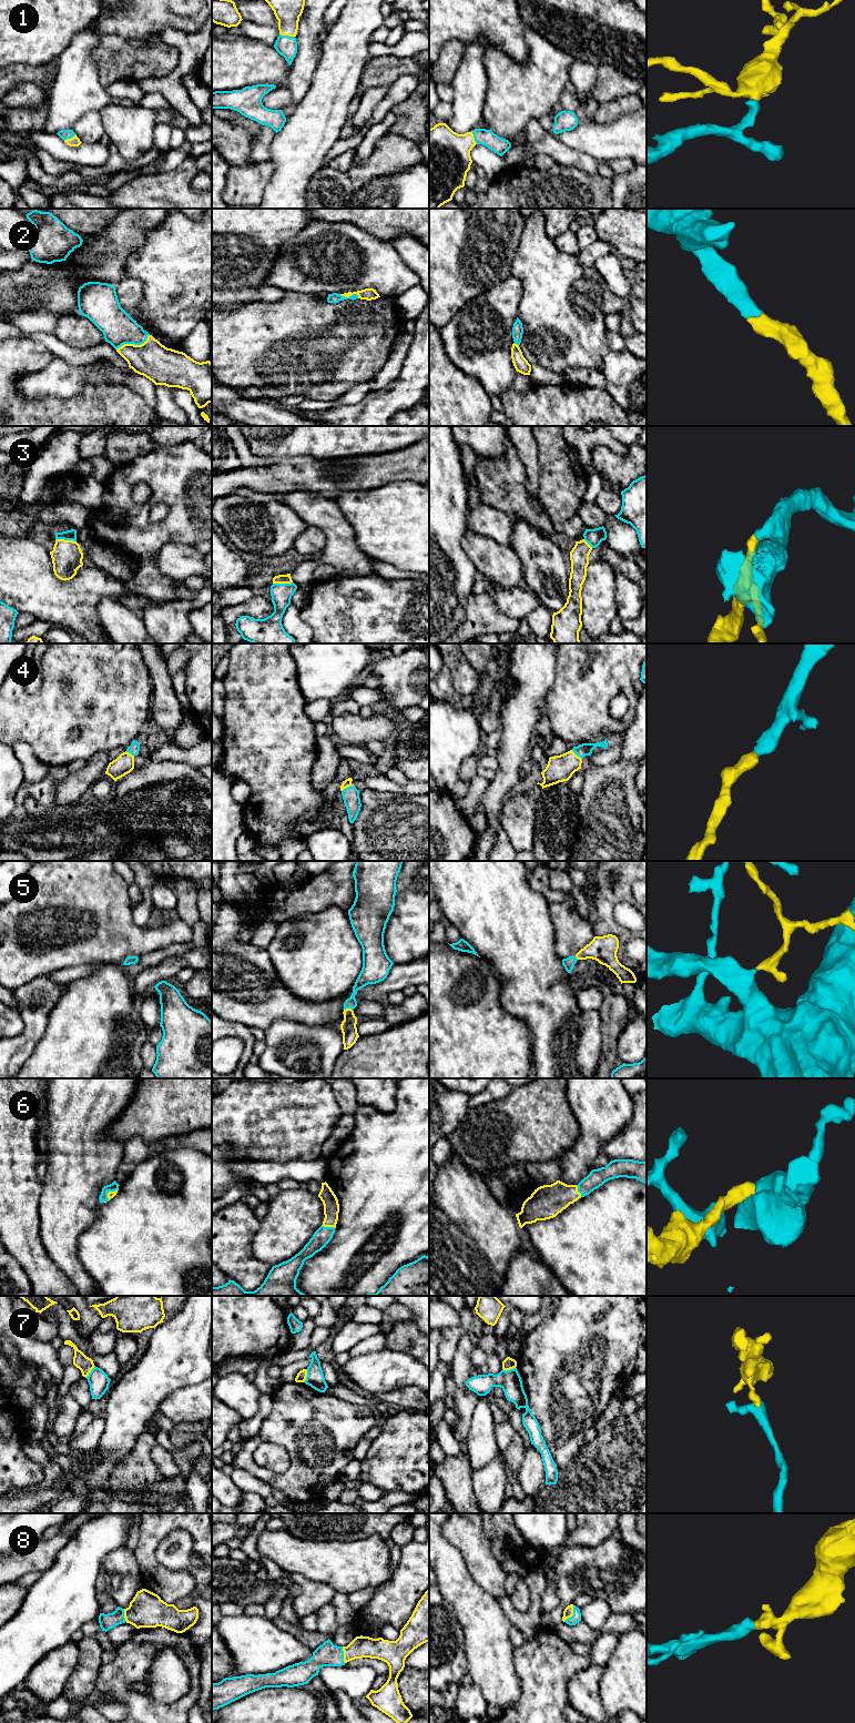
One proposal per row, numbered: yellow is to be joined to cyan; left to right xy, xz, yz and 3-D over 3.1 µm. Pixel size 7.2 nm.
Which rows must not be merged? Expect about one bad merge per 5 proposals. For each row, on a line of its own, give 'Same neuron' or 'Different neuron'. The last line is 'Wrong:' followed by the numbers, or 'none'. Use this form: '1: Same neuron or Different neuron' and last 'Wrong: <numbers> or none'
1: Same neuron
2: Same neuron
3: Same neuron
4: Same neuron
5: Same neuron
6: Same neuron
7: Different neuron
8: Same neuron
Wrong: 7

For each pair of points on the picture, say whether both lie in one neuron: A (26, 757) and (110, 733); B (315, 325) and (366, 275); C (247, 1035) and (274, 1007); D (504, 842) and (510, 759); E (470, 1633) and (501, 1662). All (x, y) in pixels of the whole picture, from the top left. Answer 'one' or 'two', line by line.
A: two
B: two
C: two
D: two
E: one

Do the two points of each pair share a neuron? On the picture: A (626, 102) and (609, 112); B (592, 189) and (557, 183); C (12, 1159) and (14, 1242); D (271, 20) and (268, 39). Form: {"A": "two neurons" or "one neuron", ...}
{"A": "one neuron", "B": "one neuron", "C": "one neuron", "D": "two neurons"}

